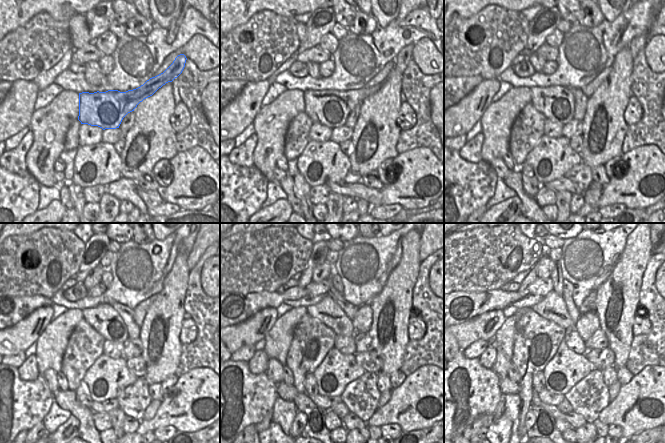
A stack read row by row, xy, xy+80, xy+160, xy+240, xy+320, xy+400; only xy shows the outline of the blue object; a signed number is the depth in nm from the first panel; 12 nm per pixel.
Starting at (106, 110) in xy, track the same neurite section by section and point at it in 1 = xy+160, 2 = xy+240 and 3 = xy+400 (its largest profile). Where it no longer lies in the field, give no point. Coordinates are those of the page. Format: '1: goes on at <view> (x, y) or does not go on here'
1: goes on at xy+160 (556, 103)
2: goes on at xy+240 (103, 318)
3: goes on at xy+400 (552, 307)

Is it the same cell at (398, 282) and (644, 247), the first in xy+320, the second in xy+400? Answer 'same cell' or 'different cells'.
same cell

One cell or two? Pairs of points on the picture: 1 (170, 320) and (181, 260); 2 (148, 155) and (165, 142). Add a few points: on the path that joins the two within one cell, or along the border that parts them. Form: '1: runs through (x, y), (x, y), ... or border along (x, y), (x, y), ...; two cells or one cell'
1: runs through (170, 305), (175, 282), (179, 275); one cell
2: runs through (152, 151), (161, 142); one cell

